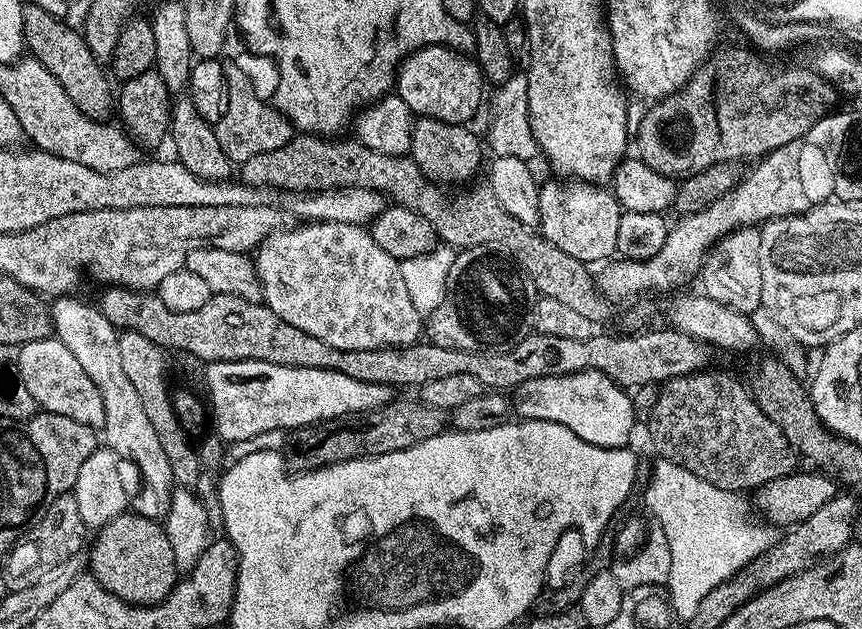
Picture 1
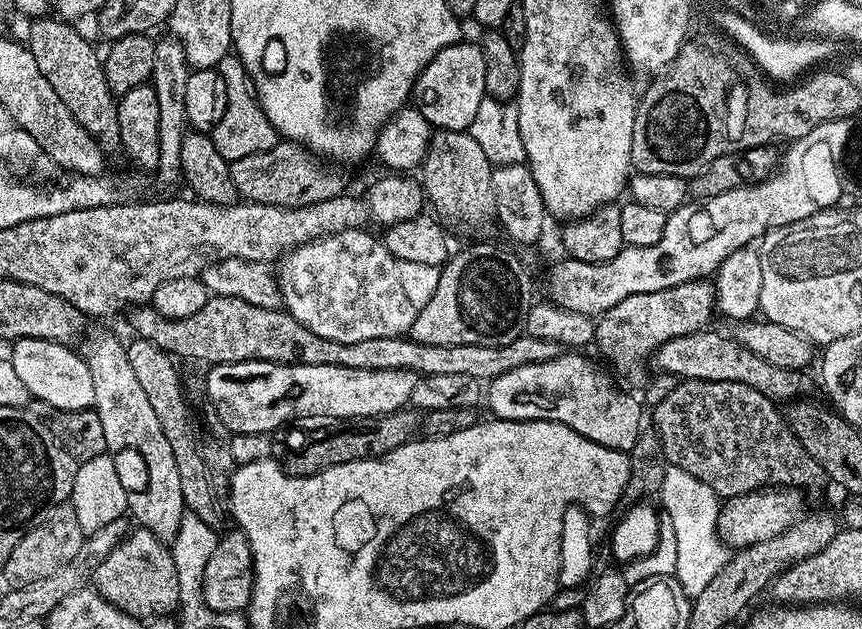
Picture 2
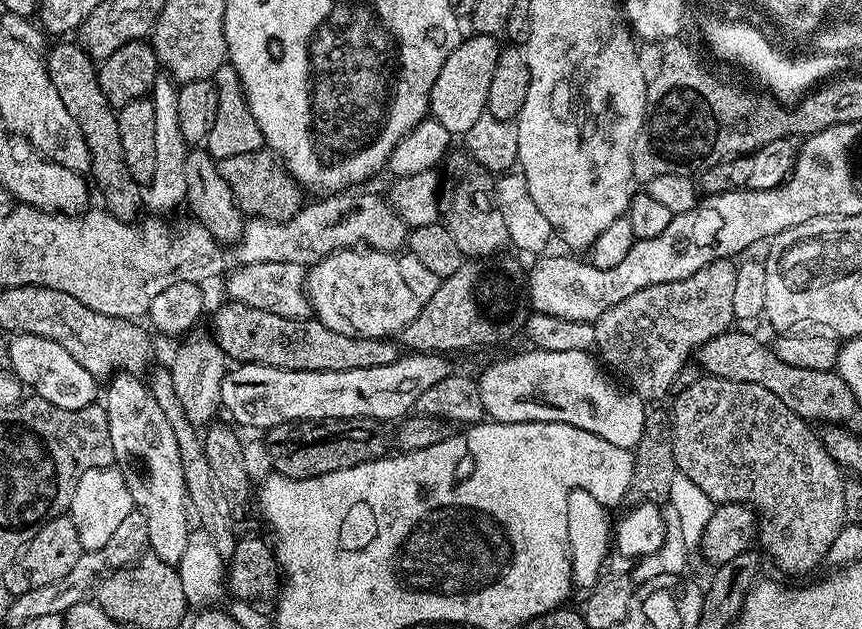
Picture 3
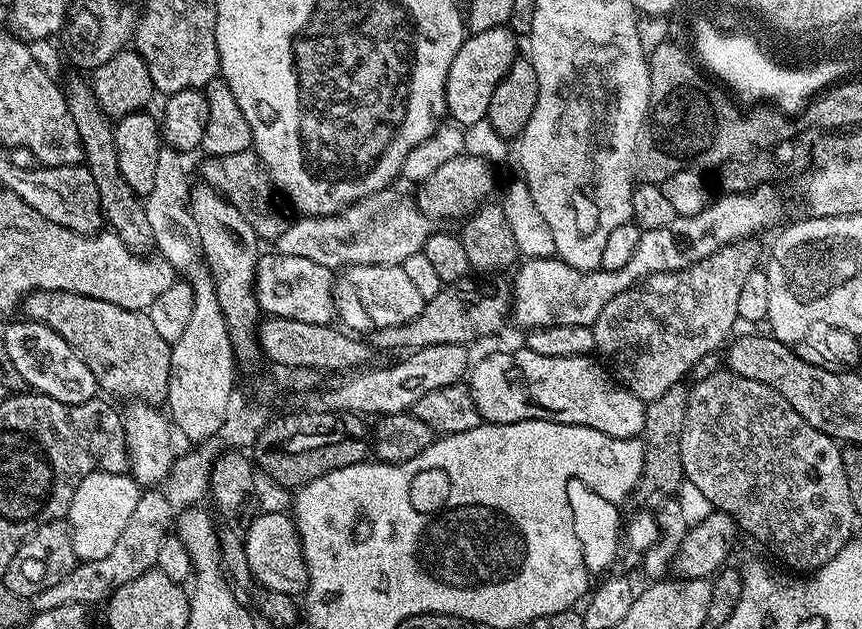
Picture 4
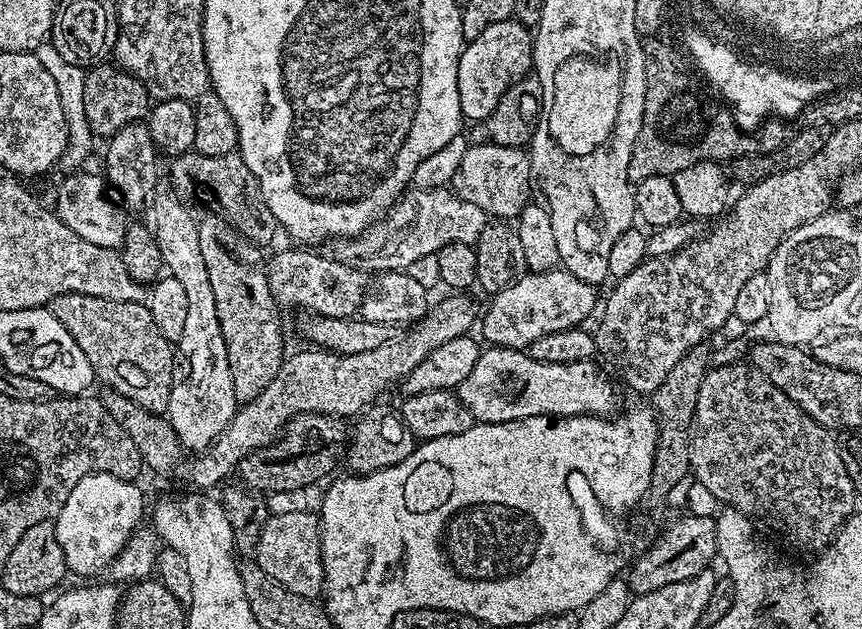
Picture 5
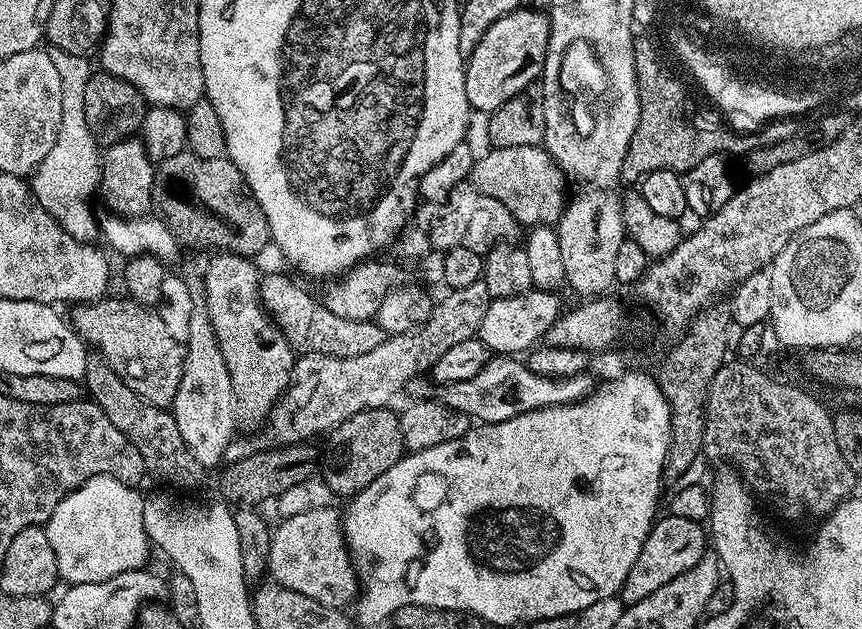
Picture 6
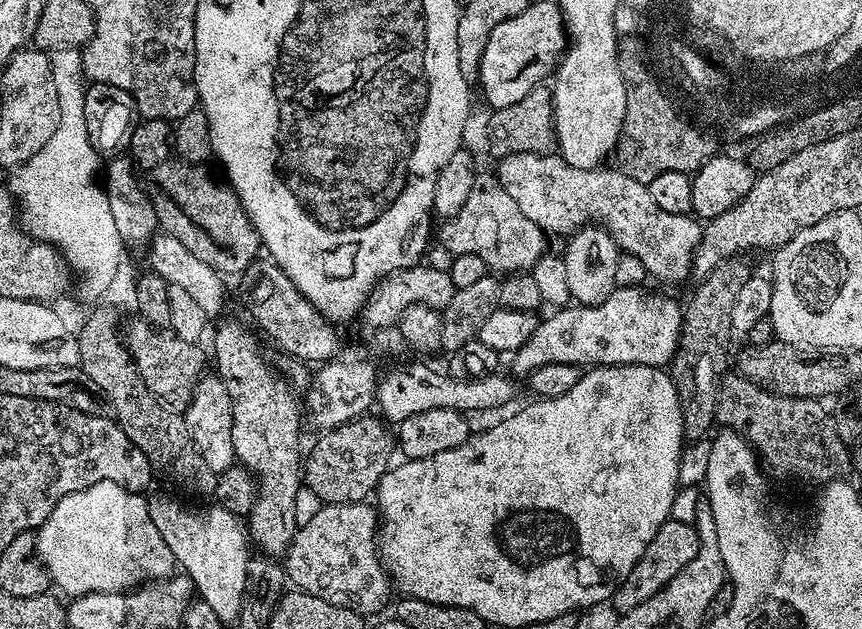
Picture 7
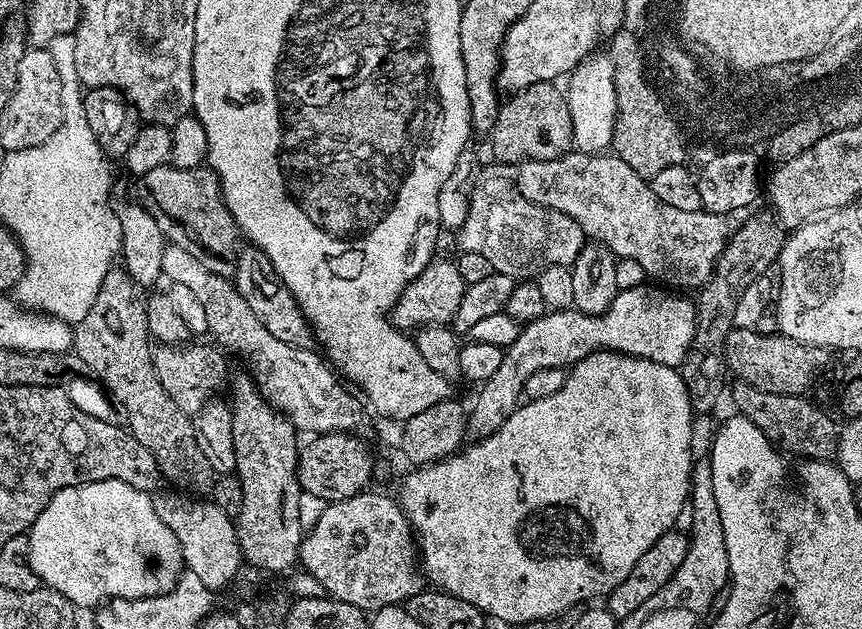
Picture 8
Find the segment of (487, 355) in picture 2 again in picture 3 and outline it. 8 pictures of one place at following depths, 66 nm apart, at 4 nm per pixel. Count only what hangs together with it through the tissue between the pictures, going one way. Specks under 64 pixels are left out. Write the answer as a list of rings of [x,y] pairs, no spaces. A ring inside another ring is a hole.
[[[224,302],[212,316],[212,332],[225,357],[246,364],[265,364],[295,372],[337,372],[366,370],[370,366],[390,366],[402,355],[392,338],[354,338],[337,334],[315,318],[293,318],[254,310],[254,306]]]

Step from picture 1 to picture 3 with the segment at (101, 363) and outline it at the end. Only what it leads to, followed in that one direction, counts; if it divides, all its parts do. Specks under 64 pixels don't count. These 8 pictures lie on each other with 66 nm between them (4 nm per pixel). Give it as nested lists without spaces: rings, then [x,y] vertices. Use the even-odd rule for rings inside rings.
[[[116,374],[111,377],[108,389],[102,392],[102,407],[108,419],[110,442],[114,446],[117,461],[125,469],[128,489],[132,495],[132,503],[144,516],[147,528],[147,547],[151,555],[166,562],[167,565],[178,566],[191,533],[190,505],[186,482],[183,480],[182,459],[178,450],[177,439],[170,428],[165,414],[162,414],[158,402],[151,396],[147,383],[136,374]]]

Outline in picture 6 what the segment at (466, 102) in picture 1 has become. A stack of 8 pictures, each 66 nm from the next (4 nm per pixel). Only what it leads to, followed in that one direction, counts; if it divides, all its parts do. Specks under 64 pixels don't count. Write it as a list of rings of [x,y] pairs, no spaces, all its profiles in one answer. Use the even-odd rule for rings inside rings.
[[[519,7],[516,11],[506,14],[506,18],[498,18],[486,34],[482,34],[482,42],[474,46],[474,50],[466,57],[464,77],[466,78],[466,98],[469,109],[473,113],[497,112],[510,98],[527,93],[532,83],[541,79],[544,70],[544,59],[548,56],[548,35],[552,32],[552,24],[543,11]]]

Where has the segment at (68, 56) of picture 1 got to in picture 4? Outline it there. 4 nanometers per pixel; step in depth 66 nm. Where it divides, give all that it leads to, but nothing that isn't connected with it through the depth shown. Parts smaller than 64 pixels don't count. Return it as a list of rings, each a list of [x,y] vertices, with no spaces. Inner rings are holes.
[[[87,79],[72,80],[66,84],[68,113],[74,118],[74,126],[78,126],[78,138],[84,148],[83,163],[94,178],[94,186],[98,186],[100,195],[100,214],[107,227],[122,238],[122,242],[132,255],[147,257],[156,247],[154,230],[150,230],[150,221],[146,218],[144,201],[130,190],[126,178],[122,178],[122,170],[118,168],[118,146],[114,146],[114,124],[98,106],[98,98],[94,98],[92,85]]]

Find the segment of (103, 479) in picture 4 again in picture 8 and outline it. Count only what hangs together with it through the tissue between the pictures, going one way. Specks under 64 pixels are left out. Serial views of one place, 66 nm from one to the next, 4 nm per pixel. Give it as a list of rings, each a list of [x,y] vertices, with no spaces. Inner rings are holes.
[[[103,480],[58,490],[26,535],[30,566],[34,574],[38,574],[41,585],[53,588],[80,610],[95,609],[109,600],[160,596],[172,589],[180,573],[185,571],[178,538],[174,538],[170,526],[158,518],[152,496],[142,490],[134,490],[134,486],[126,482]]]

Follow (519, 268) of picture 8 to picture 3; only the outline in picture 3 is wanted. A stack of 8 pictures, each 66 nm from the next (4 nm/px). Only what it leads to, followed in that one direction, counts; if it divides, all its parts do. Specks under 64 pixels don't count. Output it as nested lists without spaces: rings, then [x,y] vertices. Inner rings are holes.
[[[372,192],[355,194],[333,194],[317,199],[317,204],[305,203],[298,214],[289,220],[257,220],[249,219],[245,223],[240,239],[231,245],[232,256],[237,265],[254,262],[290,262],[301,266],[311,266],[324,256],[338,251],[340,248],[351,248],[364,245],[379,252],[399,253],[406,244],[406,225],[398,218],[383,195],[375,196]]]

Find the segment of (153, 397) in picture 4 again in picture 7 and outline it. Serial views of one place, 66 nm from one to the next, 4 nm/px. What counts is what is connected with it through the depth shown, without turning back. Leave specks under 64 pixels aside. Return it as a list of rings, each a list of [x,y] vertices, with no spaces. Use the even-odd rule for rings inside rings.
[[[133,320],[133,324],[126,328],[126,343],[142,382],[165,404],[187,406],[192,401],[192,391],[196,389],[196,383],[206,372],[201,345],[186,342],[170,330],[153,328],[145,320]]]

